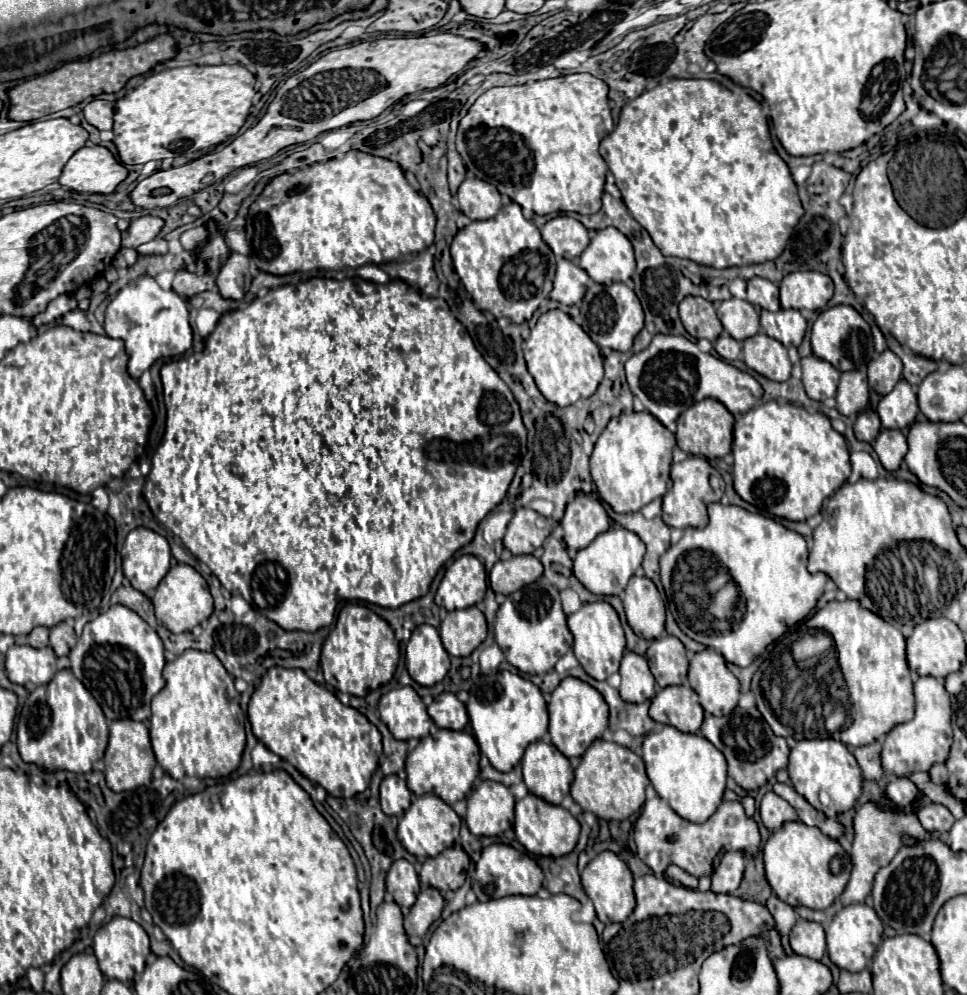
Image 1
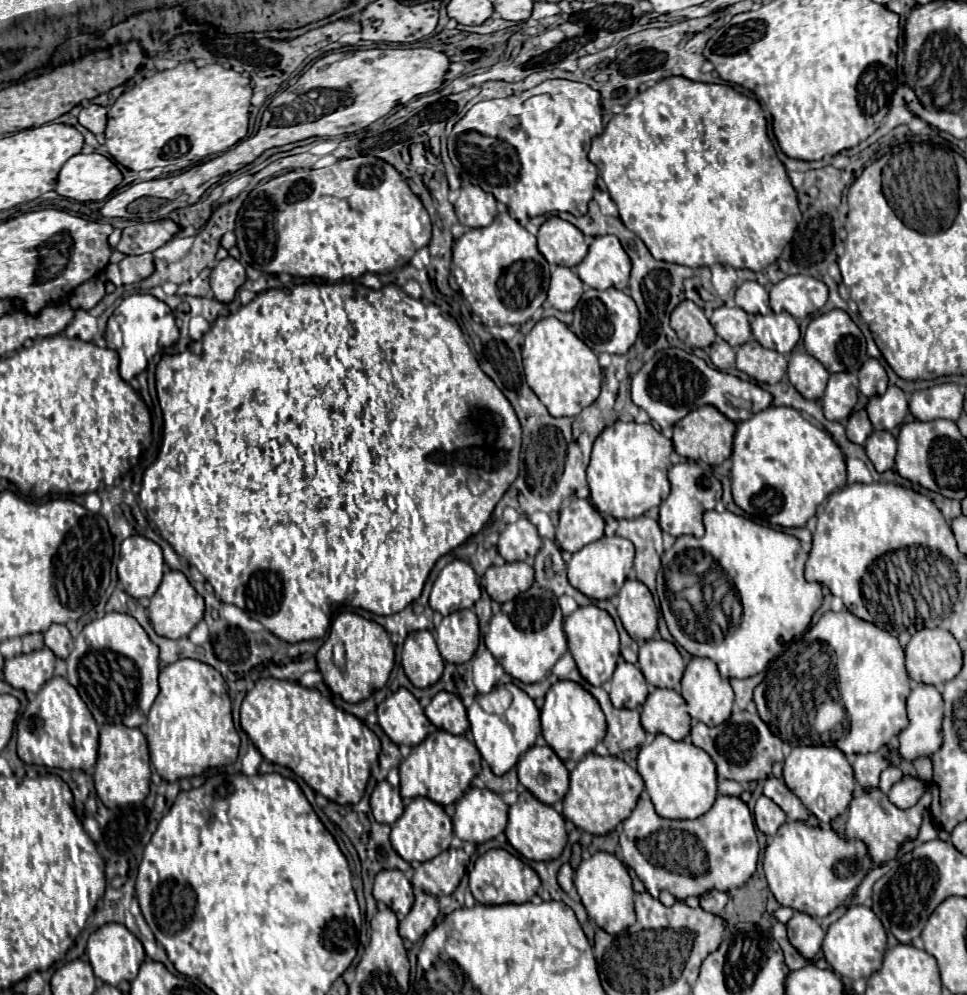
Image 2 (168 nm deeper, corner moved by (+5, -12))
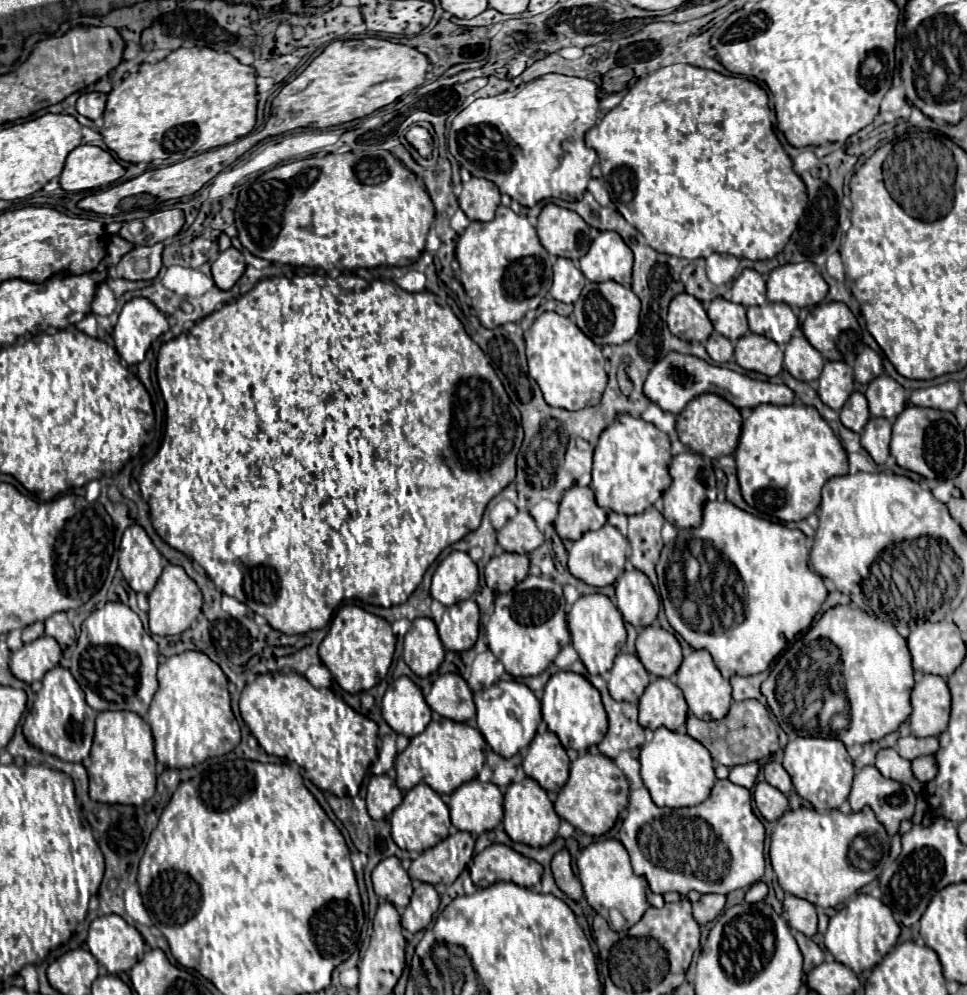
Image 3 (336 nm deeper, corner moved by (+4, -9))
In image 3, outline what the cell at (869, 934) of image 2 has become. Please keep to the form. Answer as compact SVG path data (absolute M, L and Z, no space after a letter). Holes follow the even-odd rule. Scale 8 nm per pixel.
M856 895L854 899L846 901L846 905L830 919L828 931L824 935L826 949L834 955L834 959L854 973L870 971L878 965L884 955L892 949L900 935L900 927L892 917L892 911L872 895Z

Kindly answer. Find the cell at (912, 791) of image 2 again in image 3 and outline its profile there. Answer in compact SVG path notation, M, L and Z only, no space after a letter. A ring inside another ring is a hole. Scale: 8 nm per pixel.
M918 757L912 761L912 773L920 783L928 783L936 777L938 767L936 767L936 759L932 757Z

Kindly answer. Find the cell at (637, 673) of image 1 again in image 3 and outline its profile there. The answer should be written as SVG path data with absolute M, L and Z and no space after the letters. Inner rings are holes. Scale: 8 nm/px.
M620 653L616 657L614 667L610 671L610 679L608 679L610 695L616 701L636 703L648 683L650 683L650 675L646 673L644 665L640 663L636 655Z

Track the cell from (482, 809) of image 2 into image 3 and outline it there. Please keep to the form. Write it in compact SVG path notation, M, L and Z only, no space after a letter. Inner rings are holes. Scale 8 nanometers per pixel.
M472 779L452 793L450 819L458 831L480 835L492 831L502 819L502 793L494 783L480 783Z

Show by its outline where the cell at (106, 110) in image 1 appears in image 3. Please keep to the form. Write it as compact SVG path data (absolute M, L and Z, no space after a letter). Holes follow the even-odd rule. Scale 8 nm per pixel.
M84 93L80 95L80 99L76 101L76 111L92 121L102 119L104 109L106 109L106 95L104 93Z

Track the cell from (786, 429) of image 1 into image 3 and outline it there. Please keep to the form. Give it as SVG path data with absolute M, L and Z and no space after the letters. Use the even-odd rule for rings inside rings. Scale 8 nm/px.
M758 405L756 409L752 409L752 415L742 423L742 435L734 459L744 501L754 507L764 519L774 521L806 519L820 505L822 485L832 477L848 473L848 459L840 439L818 415L818 411L808 405Z

